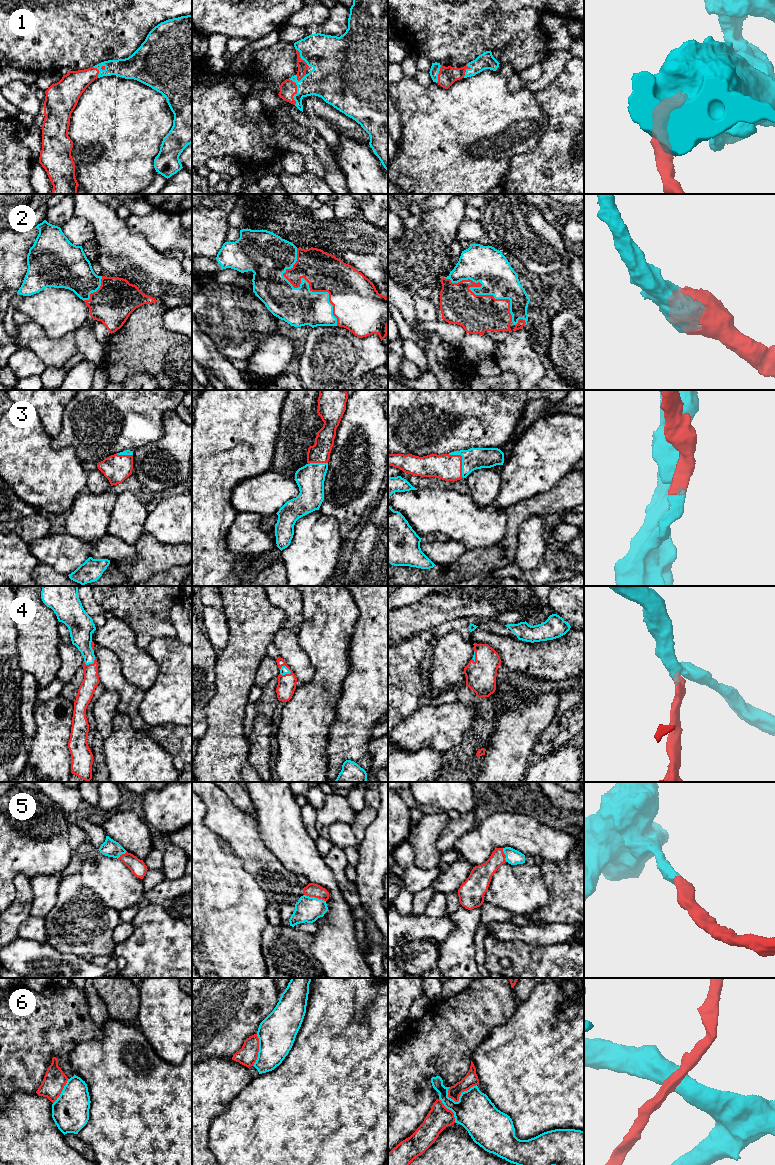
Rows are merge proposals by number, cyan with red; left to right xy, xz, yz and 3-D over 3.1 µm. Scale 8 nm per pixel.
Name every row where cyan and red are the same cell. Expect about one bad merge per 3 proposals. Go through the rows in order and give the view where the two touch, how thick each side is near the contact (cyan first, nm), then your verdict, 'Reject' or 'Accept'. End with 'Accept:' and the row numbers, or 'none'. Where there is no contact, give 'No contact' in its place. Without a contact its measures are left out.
1: Touches cyan in xz. Thickness 280 nm (cyan) against 140 nm. Accept
2: Touches cyan in xz. Thickness 300 nm (cyan) against 300 nm. Accept
3: Touches cyan in yz. Thickness 180 nm (cyan) against 220 nm. Accept
4: Touches cyan in xz. Thickness 70 nm (cyan) against 150 nm. Accept
5: Touches cyan in xz. Thickness 200 nm (cyan) against 110 nm. Accept
6: Touches cyan in yz. Thickness 300 nm (cyan) against 110 nm. Reject
Accept: 1, 2, 3, 4, 5

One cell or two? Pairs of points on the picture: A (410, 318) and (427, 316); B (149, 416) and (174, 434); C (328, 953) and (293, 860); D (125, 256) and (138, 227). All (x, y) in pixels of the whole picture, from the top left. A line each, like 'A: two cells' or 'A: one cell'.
A: two cells
B: two cells
C: one cell
D: two cells

